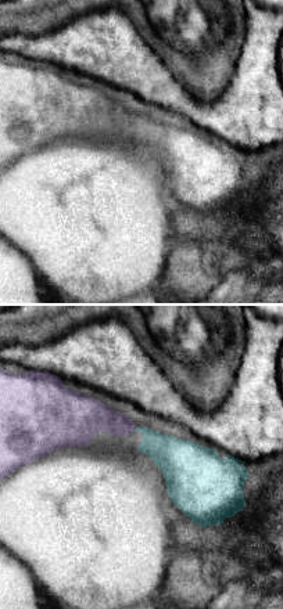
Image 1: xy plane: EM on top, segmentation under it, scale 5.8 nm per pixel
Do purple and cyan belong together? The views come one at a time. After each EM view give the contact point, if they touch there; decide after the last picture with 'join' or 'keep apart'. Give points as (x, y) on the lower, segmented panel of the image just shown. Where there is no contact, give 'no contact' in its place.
no contact

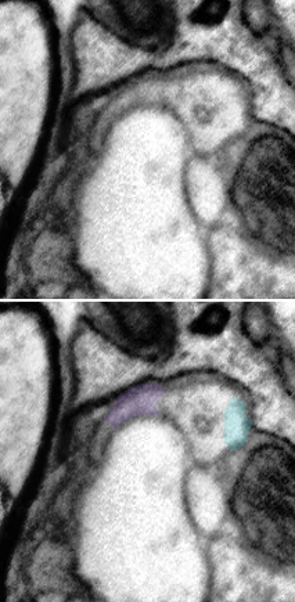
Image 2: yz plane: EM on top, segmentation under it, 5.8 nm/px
no contact

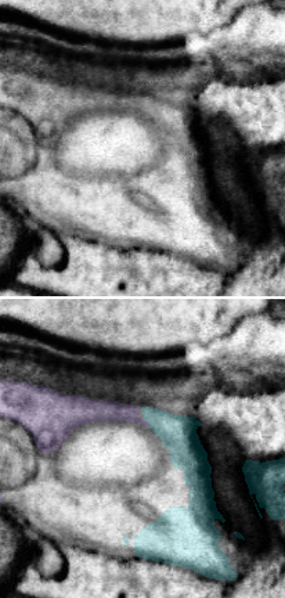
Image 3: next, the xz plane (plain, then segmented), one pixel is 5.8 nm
(145, 421)

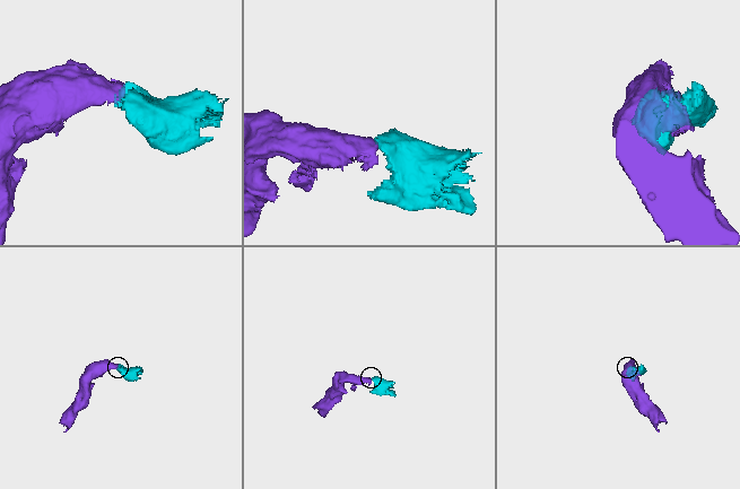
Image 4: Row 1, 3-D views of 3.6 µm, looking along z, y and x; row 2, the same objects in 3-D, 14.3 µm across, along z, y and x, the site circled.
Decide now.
join

